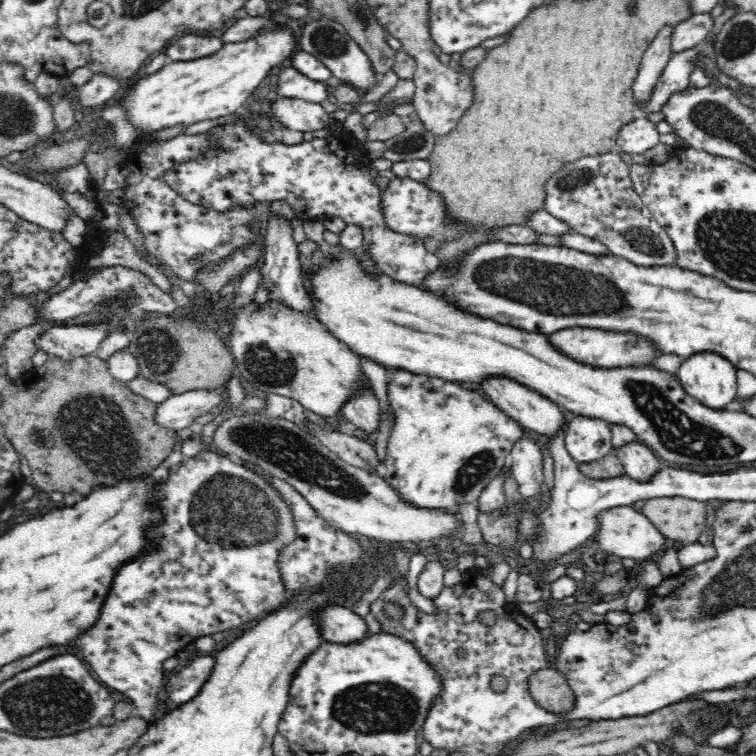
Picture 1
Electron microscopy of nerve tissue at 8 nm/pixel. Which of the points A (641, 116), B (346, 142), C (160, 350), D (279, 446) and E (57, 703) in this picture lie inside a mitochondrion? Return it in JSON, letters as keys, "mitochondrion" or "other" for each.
{"A":"other","B":"other","C":"mitochondrion","D":"mitochondrion","E":"mitochondrion"}

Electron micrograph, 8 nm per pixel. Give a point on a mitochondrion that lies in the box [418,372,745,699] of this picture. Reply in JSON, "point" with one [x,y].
{"point":[474,469]}

